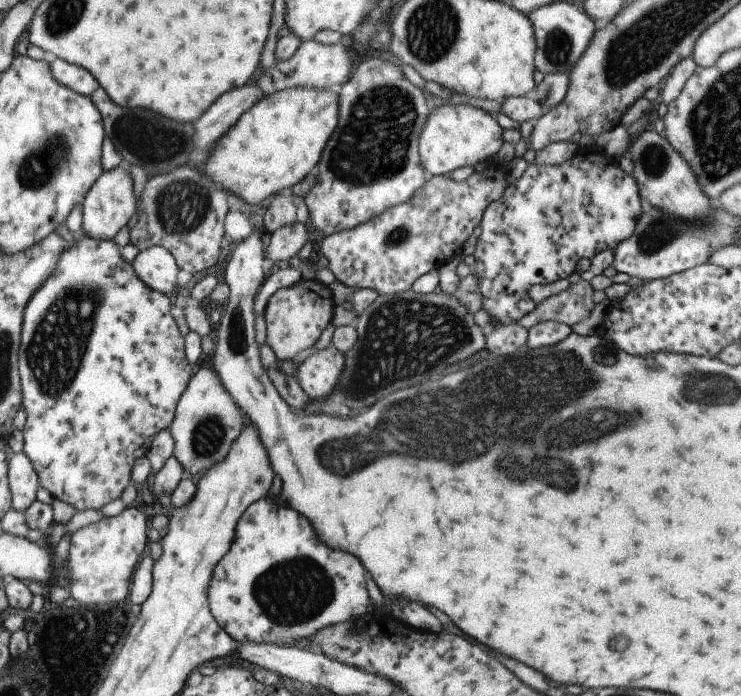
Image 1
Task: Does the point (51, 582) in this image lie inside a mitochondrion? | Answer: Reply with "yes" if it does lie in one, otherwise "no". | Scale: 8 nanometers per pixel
no

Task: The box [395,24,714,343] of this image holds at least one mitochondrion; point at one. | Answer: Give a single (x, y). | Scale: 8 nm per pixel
(659, 233)

